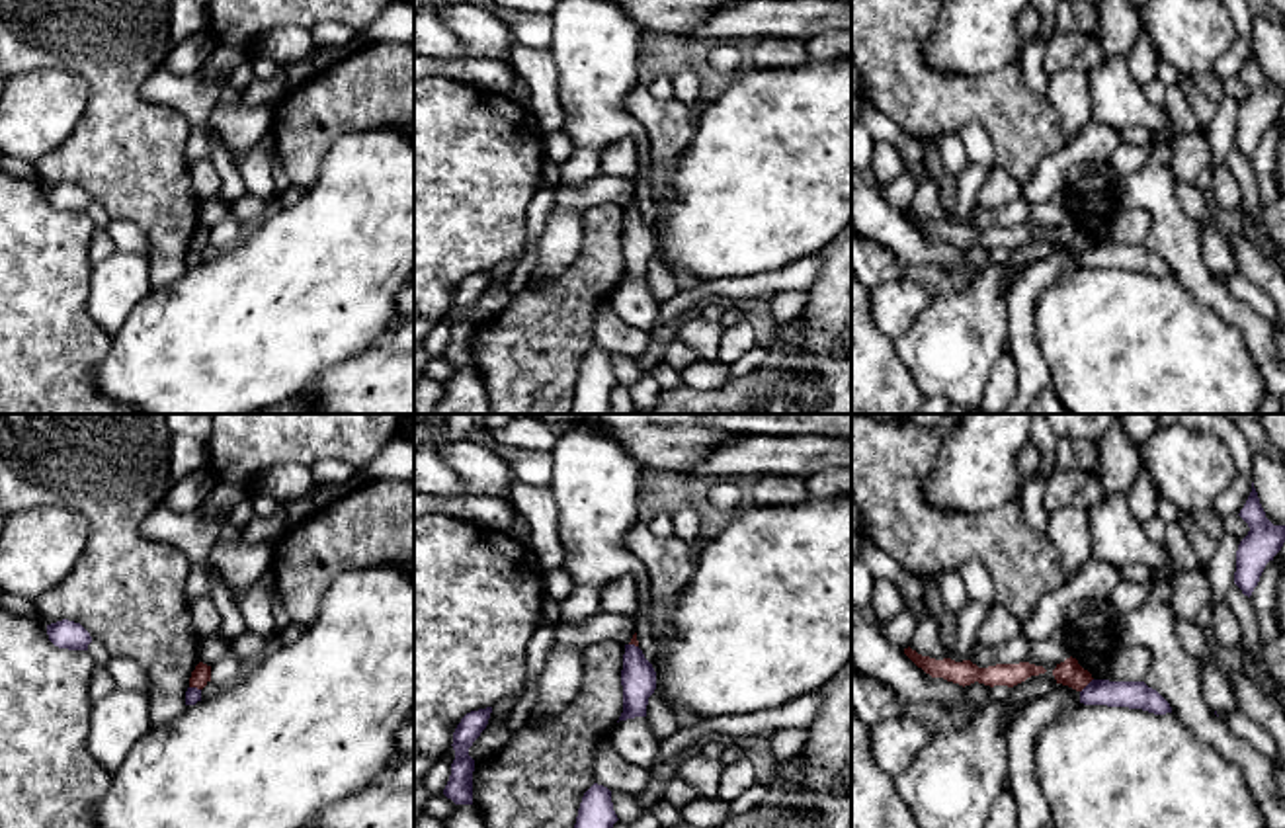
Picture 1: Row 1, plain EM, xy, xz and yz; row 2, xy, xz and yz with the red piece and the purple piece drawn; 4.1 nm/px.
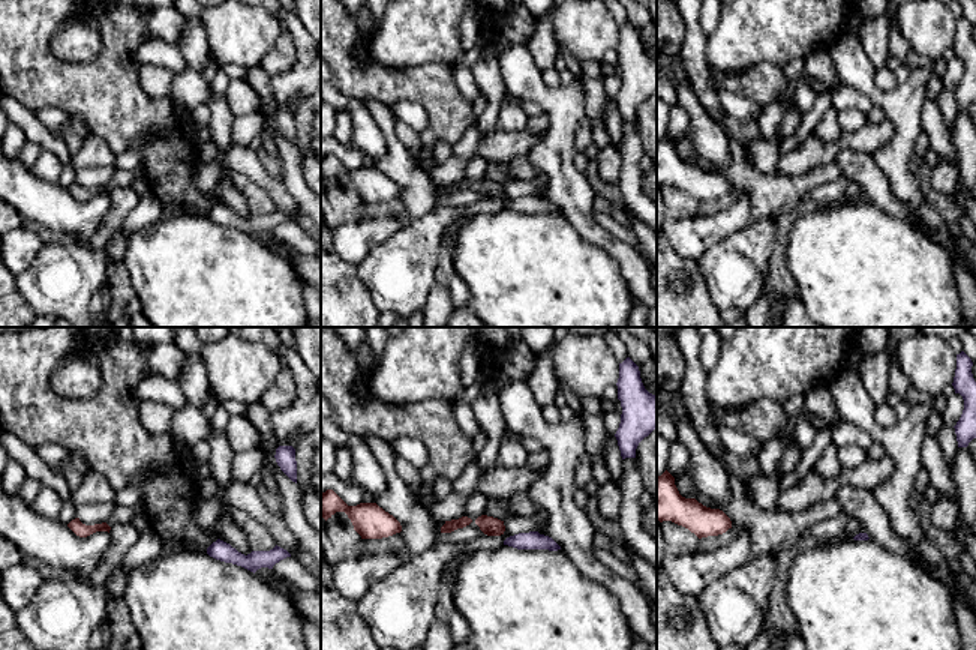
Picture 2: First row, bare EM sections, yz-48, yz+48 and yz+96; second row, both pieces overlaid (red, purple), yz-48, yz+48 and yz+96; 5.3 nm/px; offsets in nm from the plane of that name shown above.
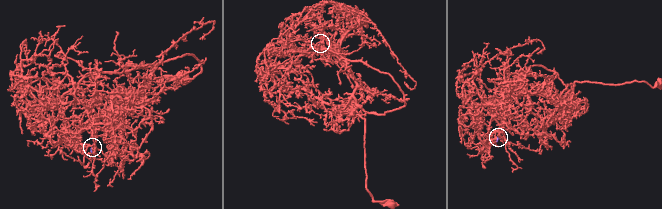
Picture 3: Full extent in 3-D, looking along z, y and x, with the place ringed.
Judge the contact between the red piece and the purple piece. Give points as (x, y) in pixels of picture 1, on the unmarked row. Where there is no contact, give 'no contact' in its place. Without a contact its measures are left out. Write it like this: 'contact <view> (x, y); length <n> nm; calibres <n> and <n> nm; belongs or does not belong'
contact yz (1086, 247); length 80 nm; calibres 110 and 110 nm; does not belong

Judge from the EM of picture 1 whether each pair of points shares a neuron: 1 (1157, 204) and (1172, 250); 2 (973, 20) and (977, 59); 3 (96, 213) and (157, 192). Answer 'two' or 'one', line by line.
1: one
2: one
3: two

